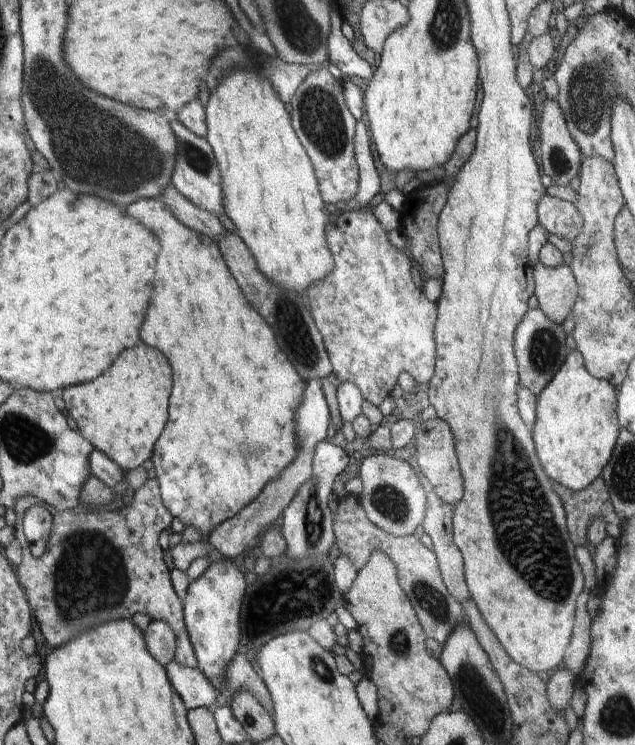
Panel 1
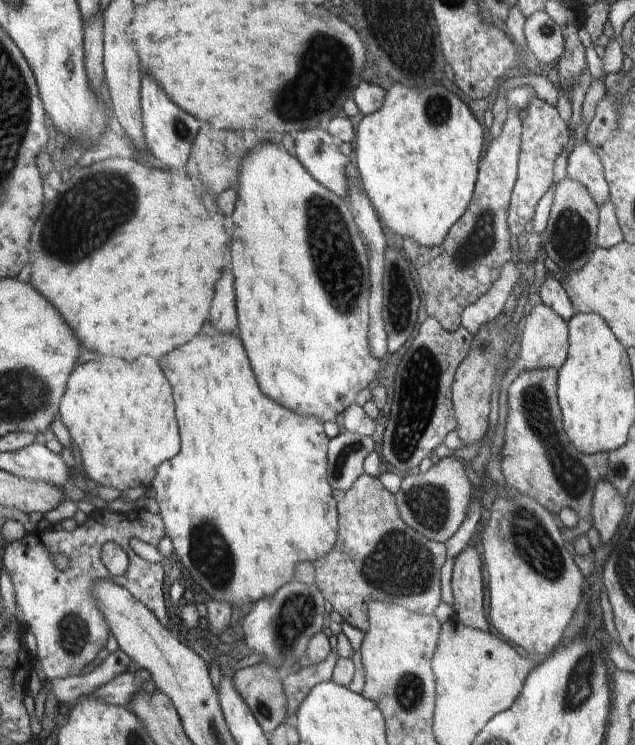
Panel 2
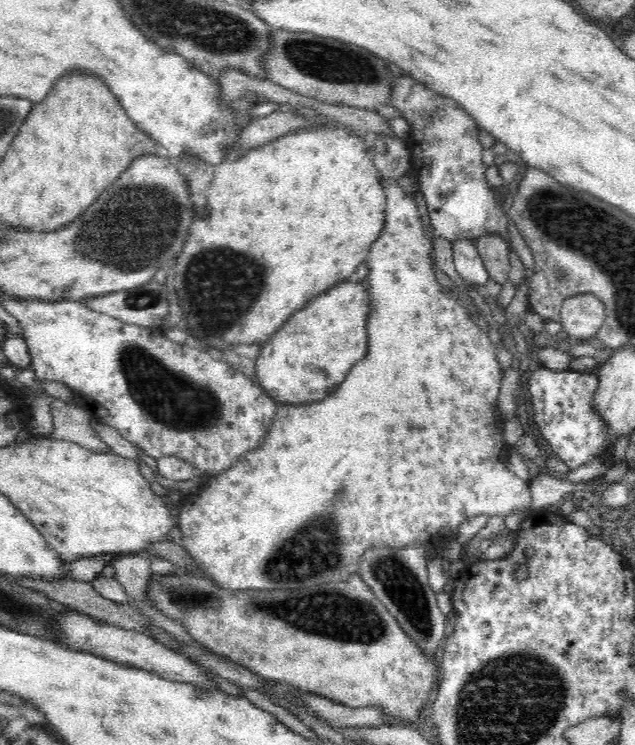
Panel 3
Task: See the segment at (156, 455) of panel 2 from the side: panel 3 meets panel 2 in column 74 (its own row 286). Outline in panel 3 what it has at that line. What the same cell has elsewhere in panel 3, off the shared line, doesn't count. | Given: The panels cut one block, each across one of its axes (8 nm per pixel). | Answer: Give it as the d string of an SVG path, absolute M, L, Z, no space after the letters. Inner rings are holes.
M392 181L392 192L384 186L386 194L386 226L378 240L372 244L368 254L368 294L372 301L372 308L368 314L366 331L368 332L368 350L362 360L350 369L346 378L339 384L338 390L324 398L324 400L300 405L277 404L275 420L264 447L252 448L244 456L238 458L234 466L208 477L204 482L200 494L187 494L180 501L180 520L178 526L183 535L183 546L190 557L199 564L199 570L194 575L206 577L214 581L218 587L231 591L241 590L278 590L278 589L305 589L319 584L346 582L350 576L358 574L362 556L368 548L376 546L390 546L393 548L406 548L410 544L421 544L425 550L438 550L448 544L451 539L444 537L444 528L456 535L456 530L462 522L483 514L488 518L506 516L516 510L534 510L532 492L529 482L520 479L506 466L508 450L504 441L504 423L496 417L496 406L499 406L502 369L498 361L497 348L490 341L490 336L472 320L462 302L462 294L457 291L448 291L438 280L434 273L434 245L424 232L424 223L420 219L420 208L416 200L398 181ZM302 530L334 530L334 542L302 542Z

